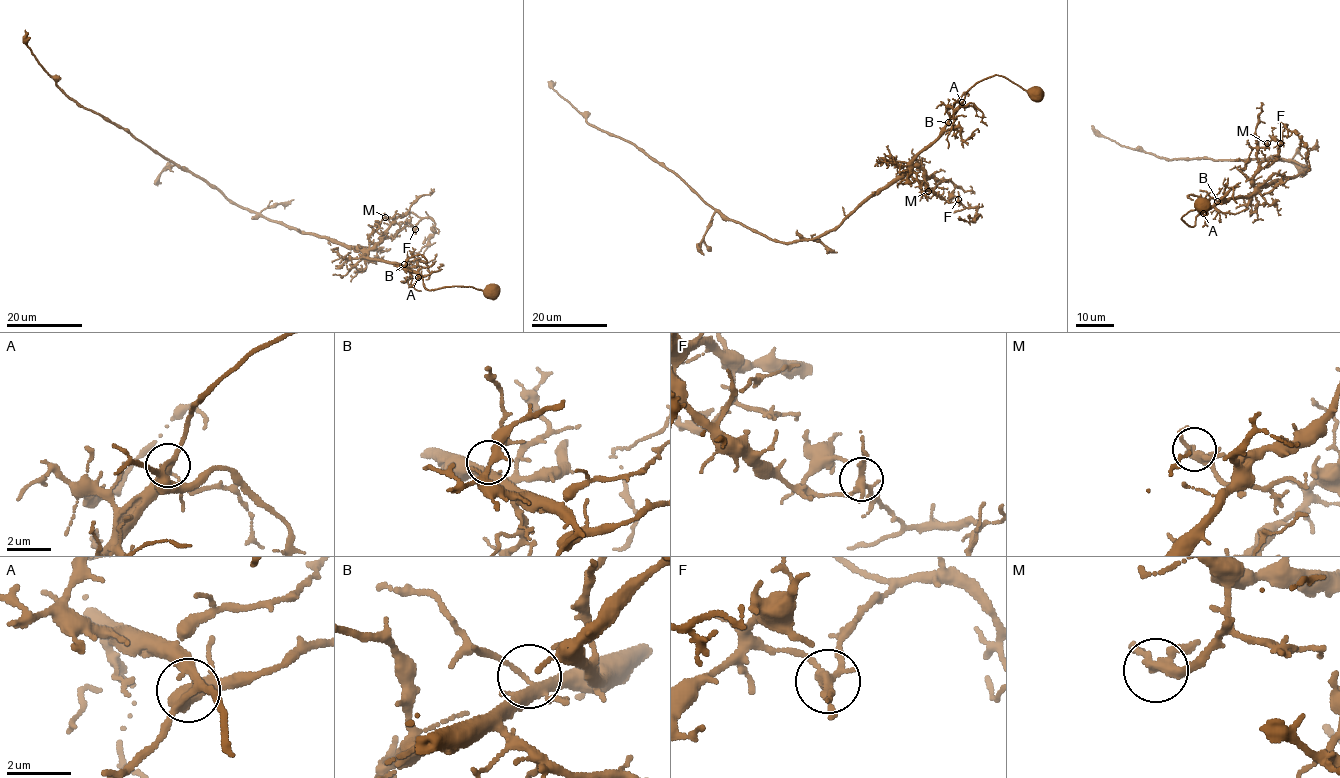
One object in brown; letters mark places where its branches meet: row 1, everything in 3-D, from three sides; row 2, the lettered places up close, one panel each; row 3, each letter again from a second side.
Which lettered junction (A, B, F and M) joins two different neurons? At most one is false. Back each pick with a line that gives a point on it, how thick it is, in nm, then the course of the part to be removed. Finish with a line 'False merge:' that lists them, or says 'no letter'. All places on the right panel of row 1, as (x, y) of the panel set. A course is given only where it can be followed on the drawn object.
F: place (1280, 143); calibre 240 nm; course (1280, 143), (1285, 125), (1307, 148), (1307, 172)
False merge: F

